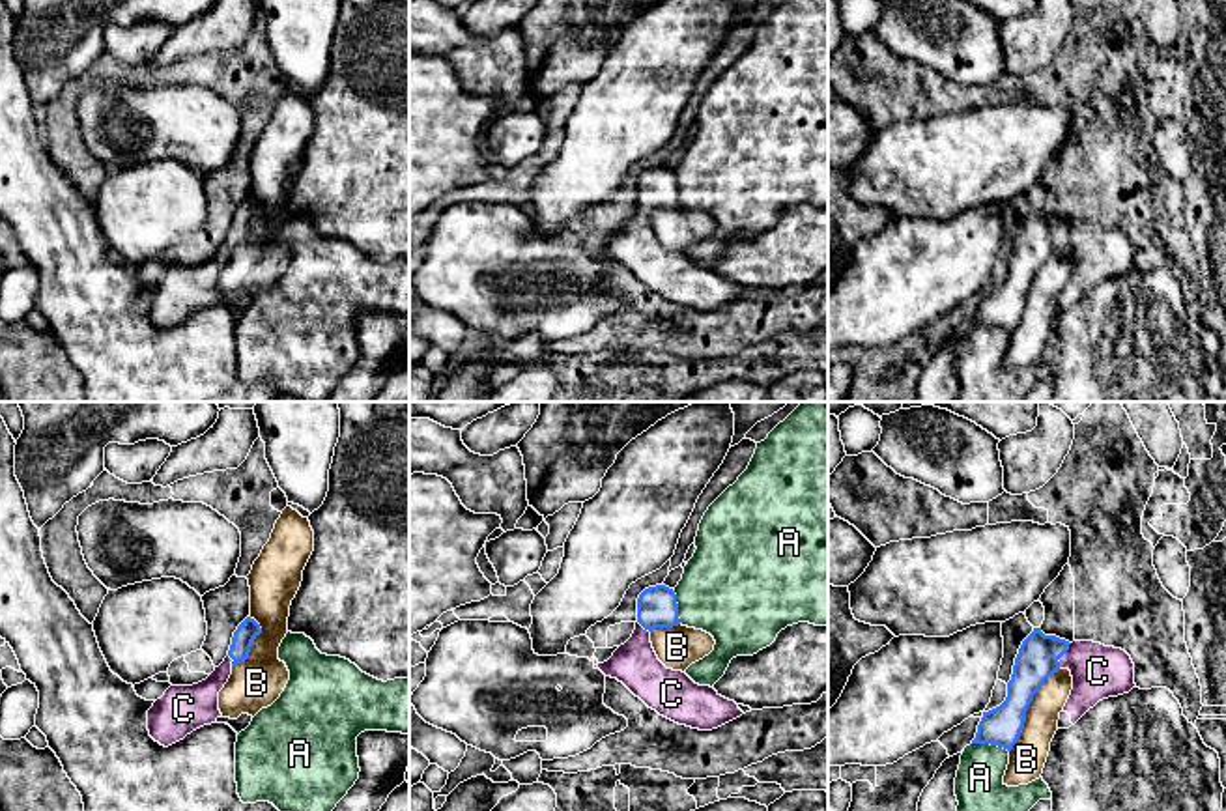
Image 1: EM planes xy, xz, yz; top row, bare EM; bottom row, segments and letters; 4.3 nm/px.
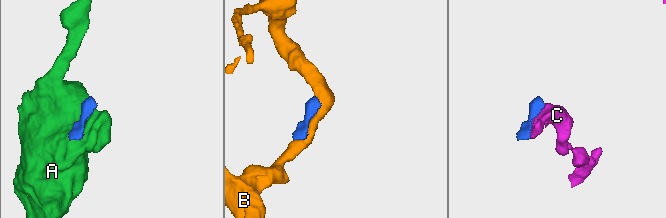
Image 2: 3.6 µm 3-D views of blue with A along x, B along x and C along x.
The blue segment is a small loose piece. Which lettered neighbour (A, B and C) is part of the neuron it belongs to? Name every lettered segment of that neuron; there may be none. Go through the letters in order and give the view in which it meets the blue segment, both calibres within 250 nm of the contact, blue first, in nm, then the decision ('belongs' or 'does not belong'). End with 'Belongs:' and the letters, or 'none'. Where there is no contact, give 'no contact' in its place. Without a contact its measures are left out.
A: yz | 170/220 nm | does not belong
B: yz | 180/160 nm | does not belong
C: yz | 180/220 nm | belongs
Belongs: C

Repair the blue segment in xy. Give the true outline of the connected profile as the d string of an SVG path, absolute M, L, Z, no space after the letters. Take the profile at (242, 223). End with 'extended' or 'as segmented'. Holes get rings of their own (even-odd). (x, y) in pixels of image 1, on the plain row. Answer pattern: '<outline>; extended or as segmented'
M247 198L234 213L224 243L202 263L192 267L170 267L148 292L150 318L168 329L192 312L217 305L219 273L228 263L232 250L249 239L252 222L262 215L260 206Z; extended

